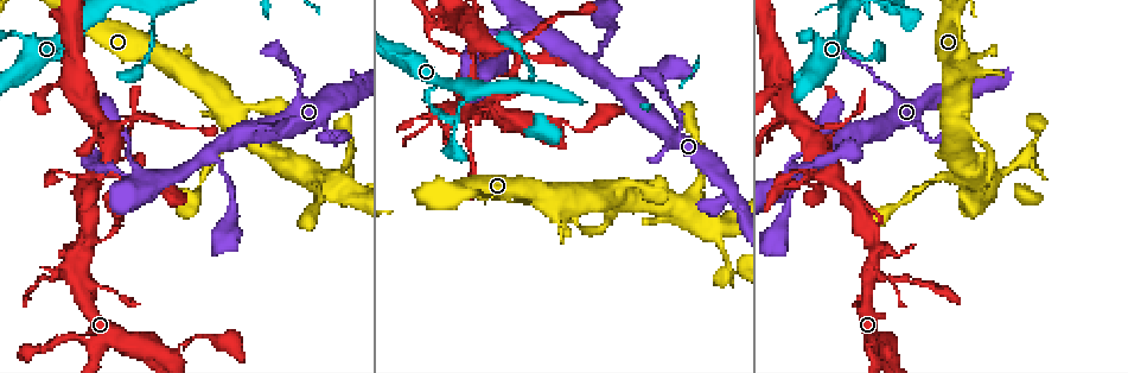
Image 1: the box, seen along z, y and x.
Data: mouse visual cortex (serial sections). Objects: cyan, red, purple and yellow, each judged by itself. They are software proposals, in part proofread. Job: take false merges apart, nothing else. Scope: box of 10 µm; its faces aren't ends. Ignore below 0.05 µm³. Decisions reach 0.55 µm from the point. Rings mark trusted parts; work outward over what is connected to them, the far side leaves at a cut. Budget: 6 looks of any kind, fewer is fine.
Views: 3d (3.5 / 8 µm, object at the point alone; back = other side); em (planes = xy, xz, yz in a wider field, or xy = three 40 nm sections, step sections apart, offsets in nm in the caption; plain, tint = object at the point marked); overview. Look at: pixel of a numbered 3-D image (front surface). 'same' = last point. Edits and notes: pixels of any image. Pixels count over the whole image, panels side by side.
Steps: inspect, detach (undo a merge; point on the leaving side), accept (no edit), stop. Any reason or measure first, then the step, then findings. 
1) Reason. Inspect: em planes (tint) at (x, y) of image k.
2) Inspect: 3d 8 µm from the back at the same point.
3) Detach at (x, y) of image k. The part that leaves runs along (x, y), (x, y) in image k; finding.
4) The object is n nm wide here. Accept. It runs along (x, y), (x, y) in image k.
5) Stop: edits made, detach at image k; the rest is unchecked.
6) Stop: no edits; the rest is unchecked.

Two arms at a narrow angle. Inspect: 3d 3.5 µm at (812, 157) of image 1.

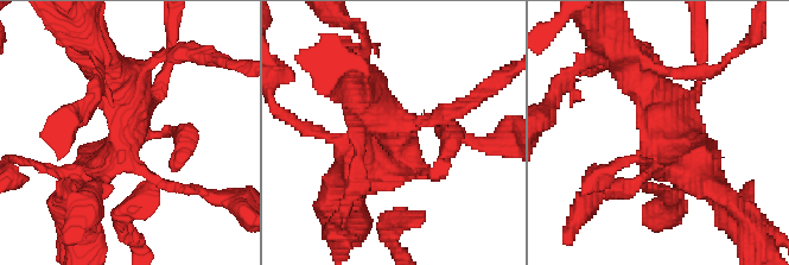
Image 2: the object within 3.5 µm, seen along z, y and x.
Inspect: em planes (tint) at (666, 138) of image 2.

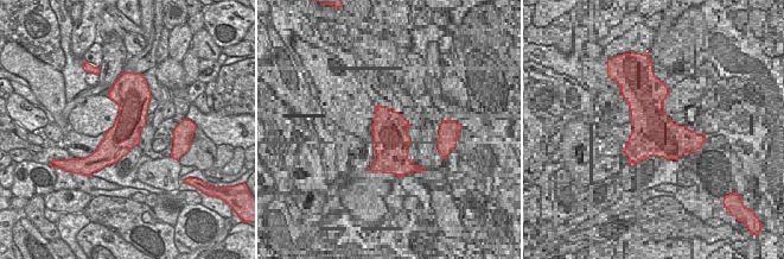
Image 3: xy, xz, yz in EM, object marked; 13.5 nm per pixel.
Accept. It runs along (713, 188), (635, 67) in image 2; one cell here.

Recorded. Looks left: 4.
Side arm on a straight run. Inspect: 3d 8 µm from the back at (563, 119) of image 1.

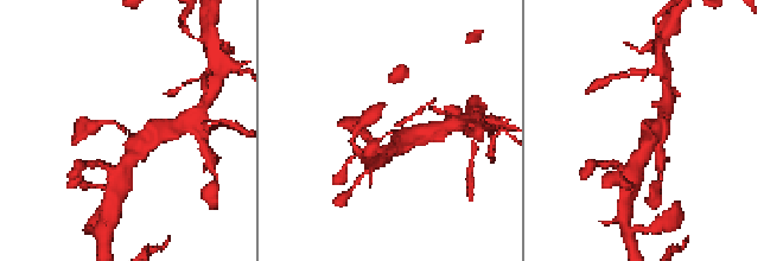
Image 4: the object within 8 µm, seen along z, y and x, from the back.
3 arms meet here; the arms are 150, 400, 500 nm wide. Inspect: em xy step 1 (tint) at the same point.

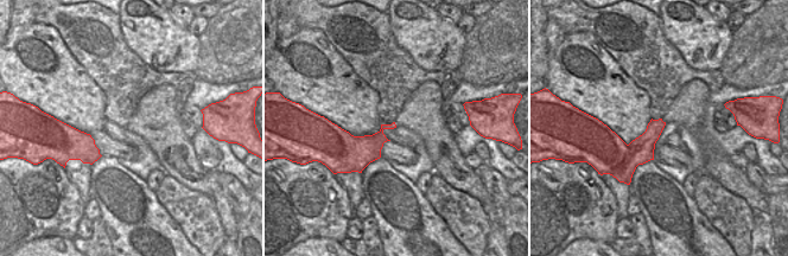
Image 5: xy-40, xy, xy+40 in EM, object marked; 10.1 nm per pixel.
Accept. It runs along (154, 133), (133, 141), (119, 125), (99, 123) in image 4; continuous, no second cell.

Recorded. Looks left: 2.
Three-way junction. Inspect: 3d 8 µm at (533, 81) of image 1.

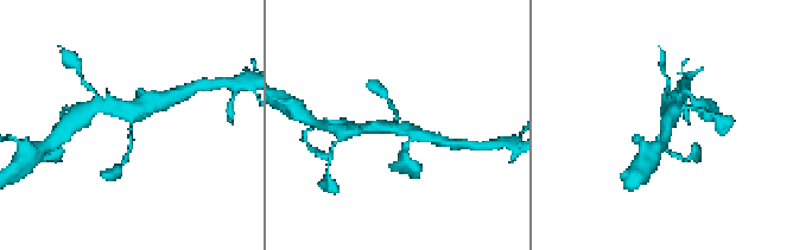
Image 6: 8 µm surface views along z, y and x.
Need the tissue. Inspect: em xy step 5 (tint) at the same point.

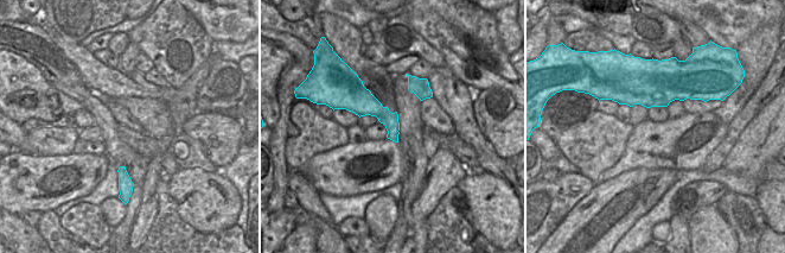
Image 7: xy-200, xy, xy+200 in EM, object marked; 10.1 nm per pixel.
Accept. Continuous, no second cell.

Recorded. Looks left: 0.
Stop: no edits; the rest is unchecked.

